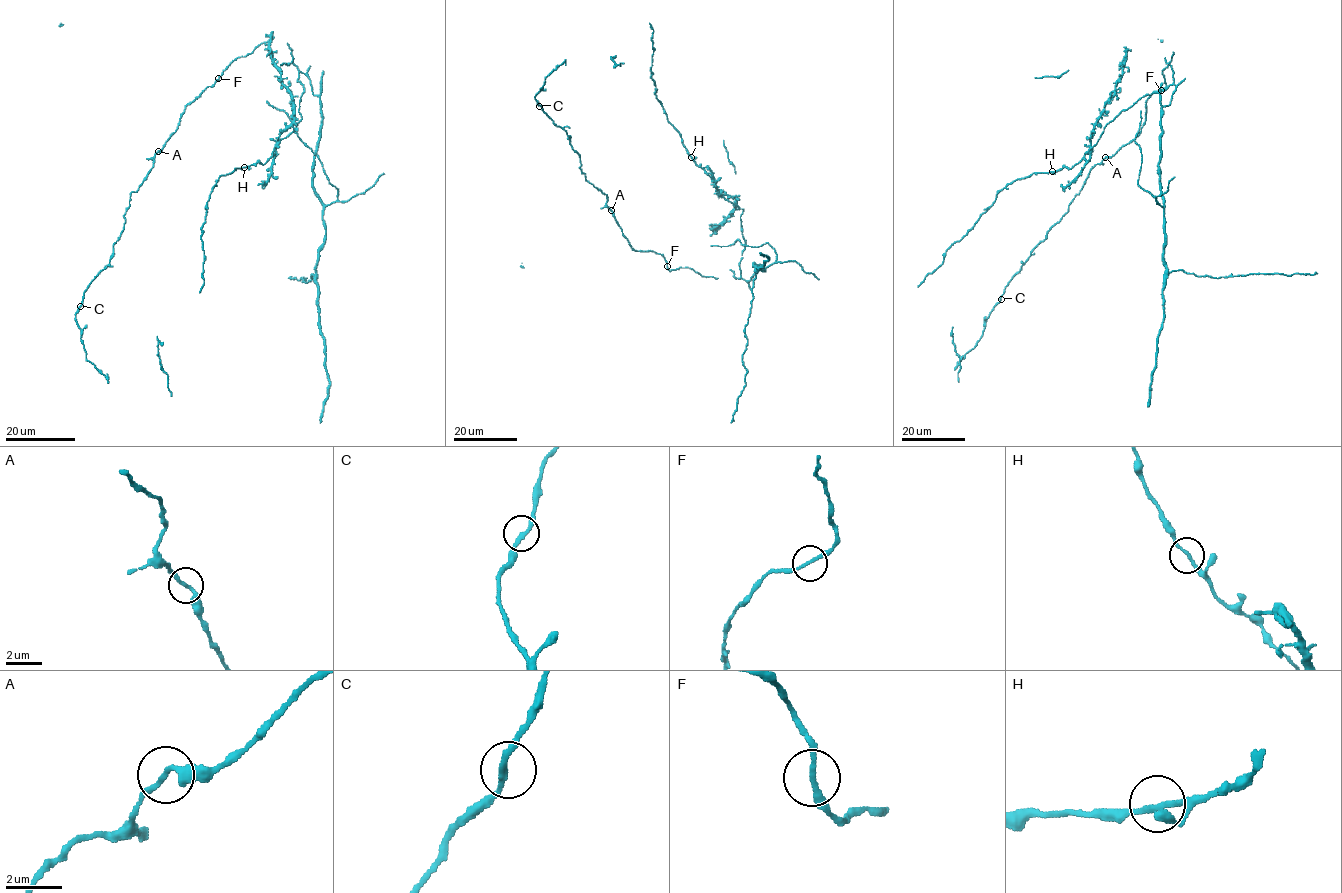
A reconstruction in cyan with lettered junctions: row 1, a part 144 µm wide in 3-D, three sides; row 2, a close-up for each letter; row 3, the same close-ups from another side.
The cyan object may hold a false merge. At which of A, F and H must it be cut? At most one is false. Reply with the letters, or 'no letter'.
no letter

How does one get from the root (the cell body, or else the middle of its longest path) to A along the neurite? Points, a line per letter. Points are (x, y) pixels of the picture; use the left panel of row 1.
A: (218, 77), (186, 105), (177, 129), (158, 151)

